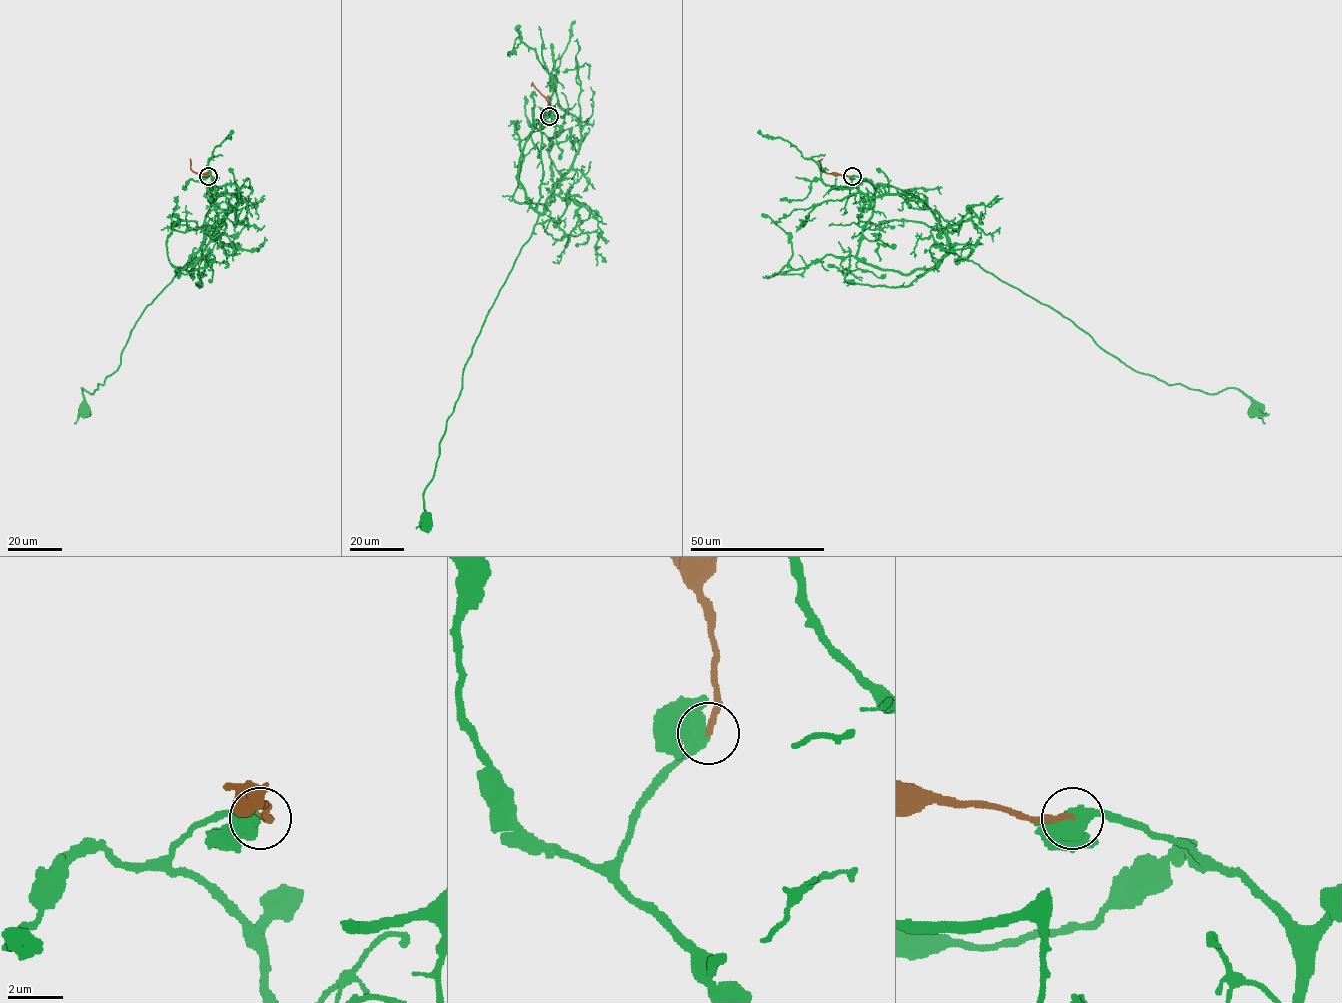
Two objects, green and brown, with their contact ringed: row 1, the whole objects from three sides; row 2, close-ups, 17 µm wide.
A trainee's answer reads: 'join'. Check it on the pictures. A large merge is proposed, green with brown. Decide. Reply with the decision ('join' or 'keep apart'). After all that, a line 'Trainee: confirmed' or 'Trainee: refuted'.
join
Trainee: confirmed

